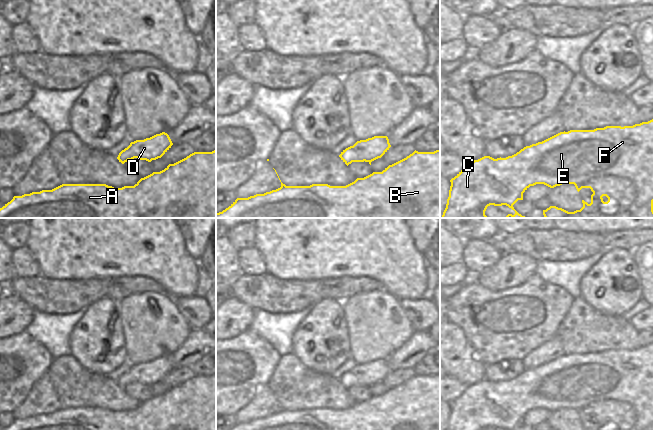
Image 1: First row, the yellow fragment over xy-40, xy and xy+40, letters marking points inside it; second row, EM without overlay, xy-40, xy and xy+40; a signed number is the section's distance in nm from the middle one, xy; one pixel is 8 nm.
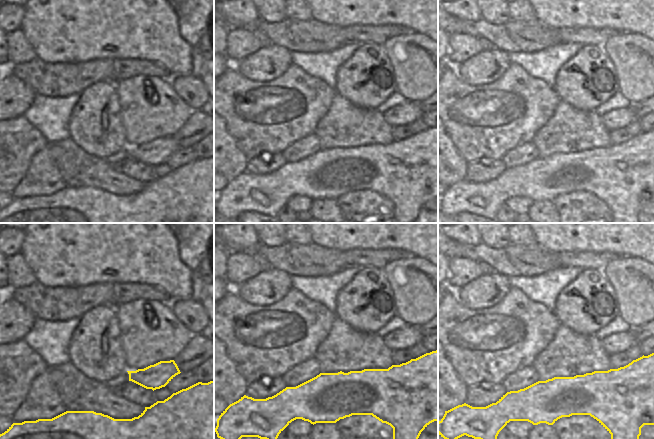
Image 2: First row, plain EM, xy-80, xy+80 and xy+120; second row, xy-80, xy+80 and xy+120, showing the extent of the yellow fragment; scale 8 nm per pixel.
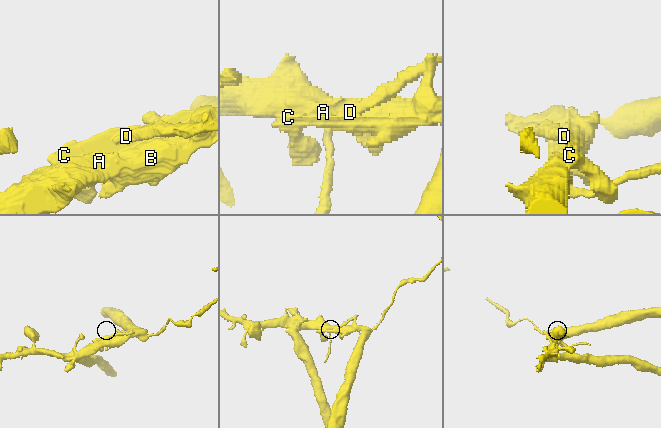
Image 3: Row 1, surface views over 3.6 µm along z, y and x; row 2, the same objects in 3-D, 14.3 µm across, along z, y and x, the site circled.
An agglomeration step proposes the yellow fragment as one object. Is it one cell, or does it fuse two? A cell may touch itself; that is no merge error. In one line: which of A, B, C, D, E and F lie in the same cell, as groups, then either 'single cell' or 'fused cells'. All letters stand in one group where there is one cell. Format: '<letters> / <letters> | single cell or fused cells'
A B C E F / D | fused cells

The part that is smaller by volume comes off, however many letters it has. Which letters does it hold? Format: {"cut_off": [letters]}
{"cut_off": ["D"]}

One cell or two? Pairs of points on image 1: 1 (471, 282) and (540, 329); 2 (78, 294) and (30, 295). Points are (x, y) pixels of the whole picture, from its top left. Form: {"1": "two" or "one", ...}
{"1": "one", "2": "one"}

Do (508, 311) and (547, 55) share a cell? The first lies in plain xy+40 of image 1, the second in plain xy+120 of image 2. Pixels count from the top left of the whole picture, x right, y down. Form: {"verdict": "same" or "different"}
{"verdict": "different"}

